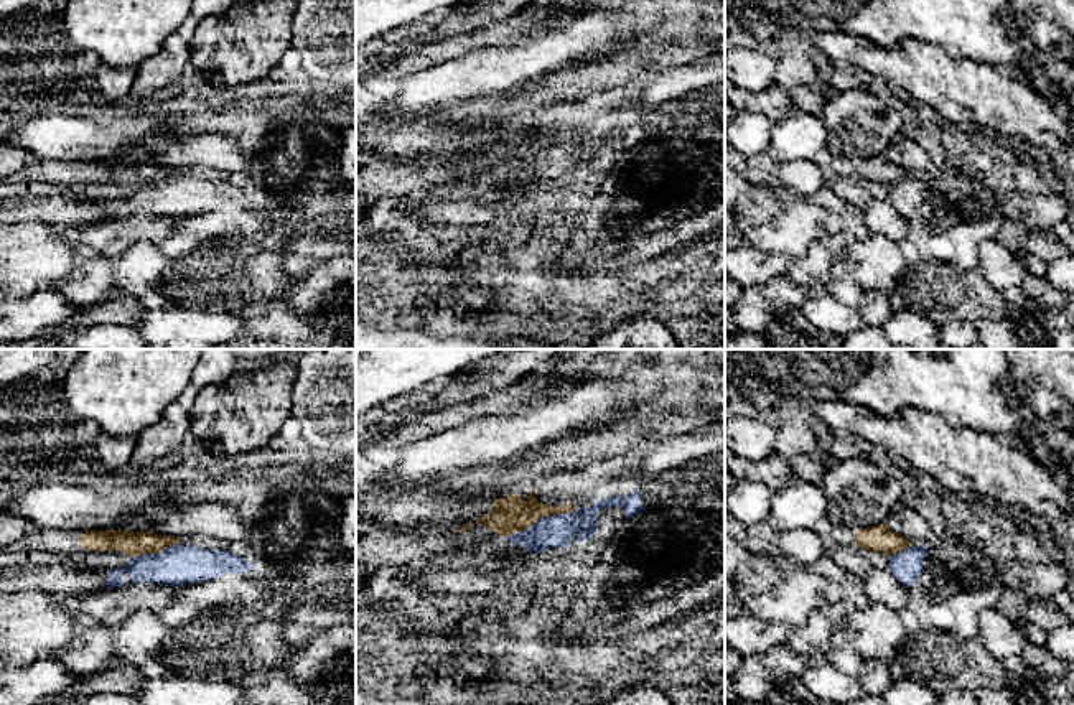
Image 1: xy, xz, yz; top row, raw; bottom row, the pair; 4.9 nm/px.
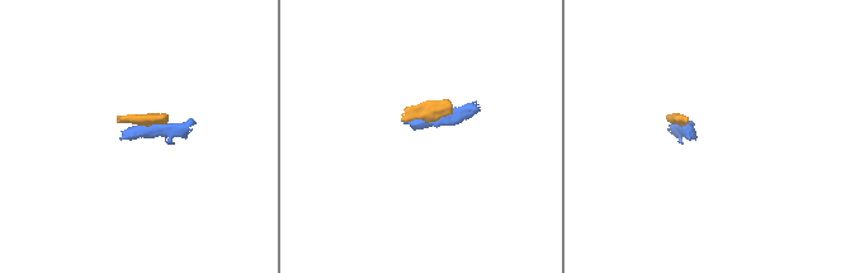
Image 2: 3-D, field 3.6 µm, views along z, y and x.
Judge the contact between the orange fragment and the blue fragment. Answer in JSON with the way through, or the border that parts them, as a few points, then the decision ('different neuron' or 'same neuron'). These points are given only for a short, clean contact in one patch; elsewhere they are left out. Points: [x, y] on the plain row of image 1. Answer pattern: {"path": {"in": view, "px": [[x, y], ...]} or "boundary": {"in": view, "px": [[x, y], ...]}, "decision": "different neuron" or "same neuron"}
{"boundary": {"in": "xz", "px": [[574, 139], [541, 147], [524, 160], [503, 168]]}, "decision": "different neuron"}

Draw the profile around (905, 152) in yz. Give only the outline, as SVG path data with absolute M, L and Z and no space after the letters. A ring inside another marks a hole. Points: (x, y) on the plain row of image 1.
M898 135L898 138L888 147L885 155L896 165L906 168L913 176L932 178L936 175L936 165L927 152L918 145L913 138Z

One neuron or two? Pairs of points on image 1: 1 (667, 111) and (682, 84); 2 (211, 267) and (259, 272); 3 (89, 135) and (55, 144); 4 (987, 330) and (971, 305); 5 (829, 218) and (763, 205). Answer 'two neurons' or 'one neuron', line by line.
1: two neurons
2: one neuron
3: one neuron
4: two neurons
5: one neuron

